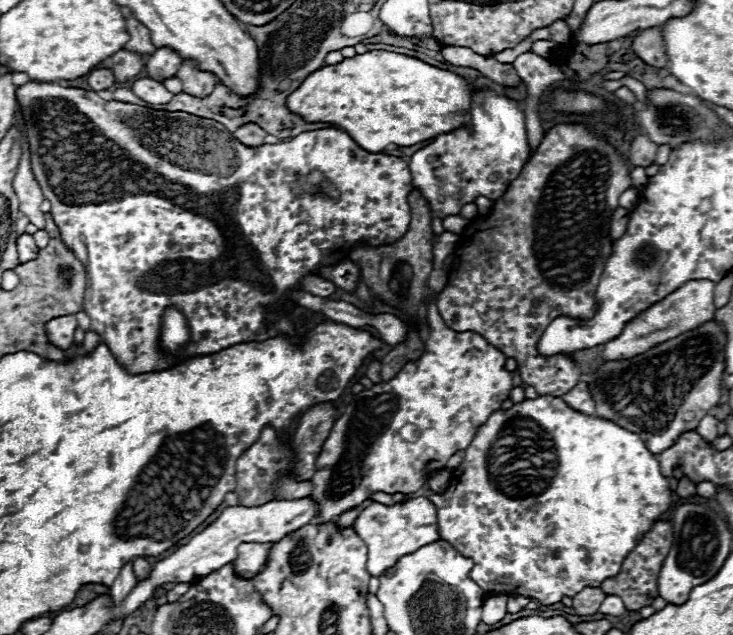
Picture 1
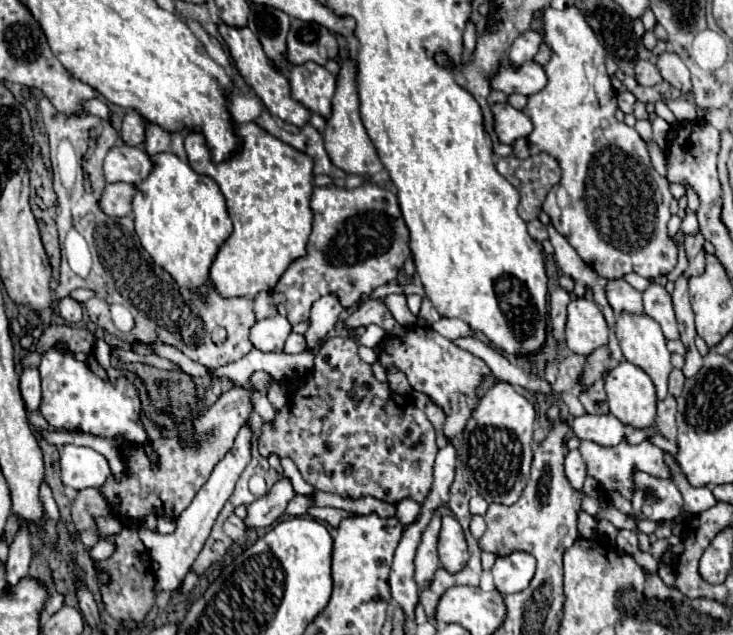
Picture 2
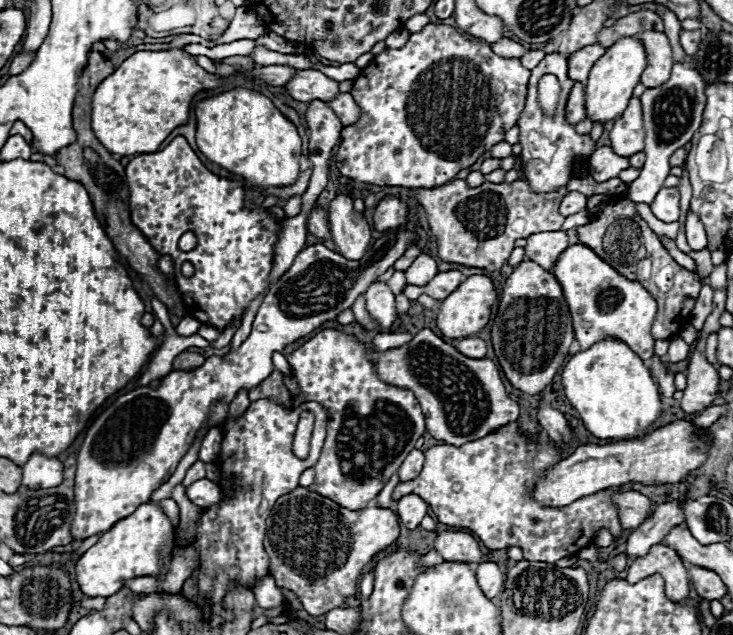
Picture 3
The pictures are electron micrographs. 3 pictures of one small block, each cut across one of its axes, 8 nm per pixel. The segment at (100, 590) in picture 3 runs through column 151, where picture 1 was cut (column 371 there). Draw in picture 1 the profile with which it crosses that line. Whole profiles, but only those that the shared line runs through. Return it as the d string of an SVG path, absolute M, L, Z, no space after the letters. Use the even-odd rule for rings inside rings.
M422 496L420 498L410 498L410 500L394 504L394 506L384 506L384 504L372 502L370 506L366 506L360 512L360 516L354 520L352 528L364 540L364 544L368 548L366 572L370 576L380 576L400 556L404 556L408 552L416 552L424 544L440 540L436 508Z

